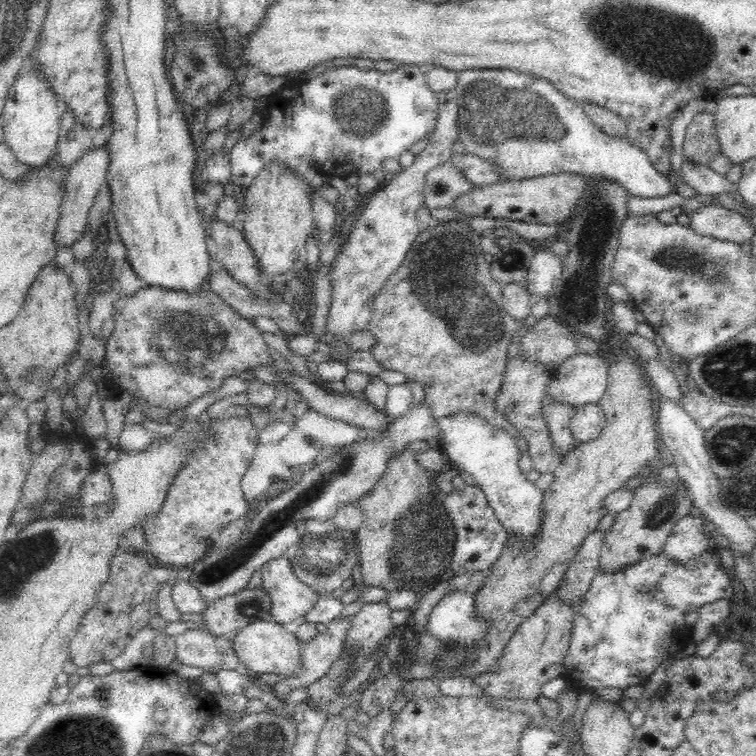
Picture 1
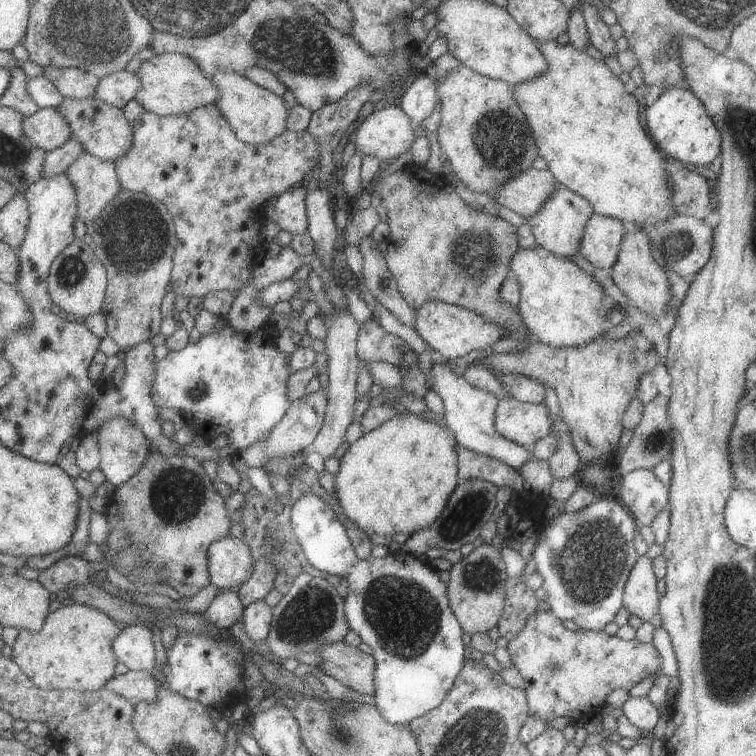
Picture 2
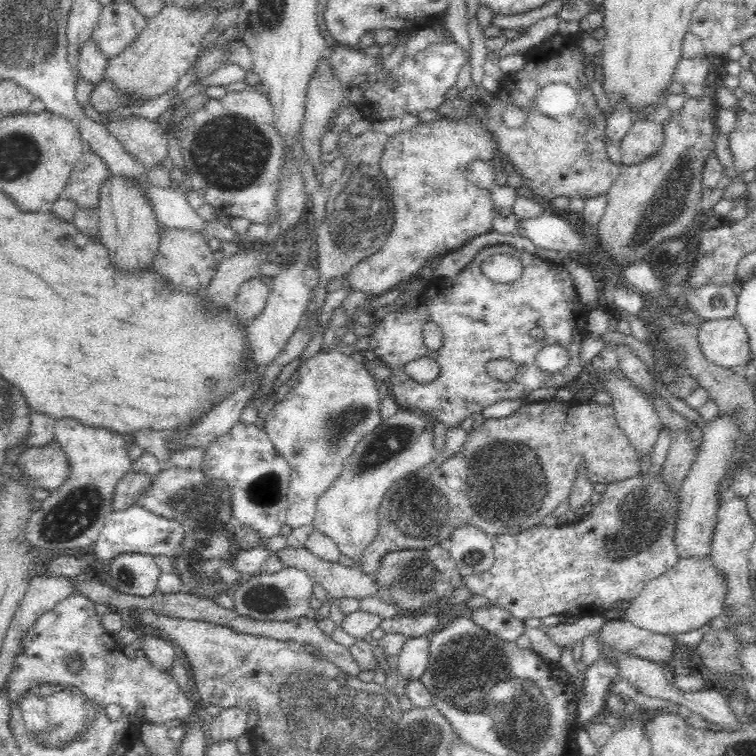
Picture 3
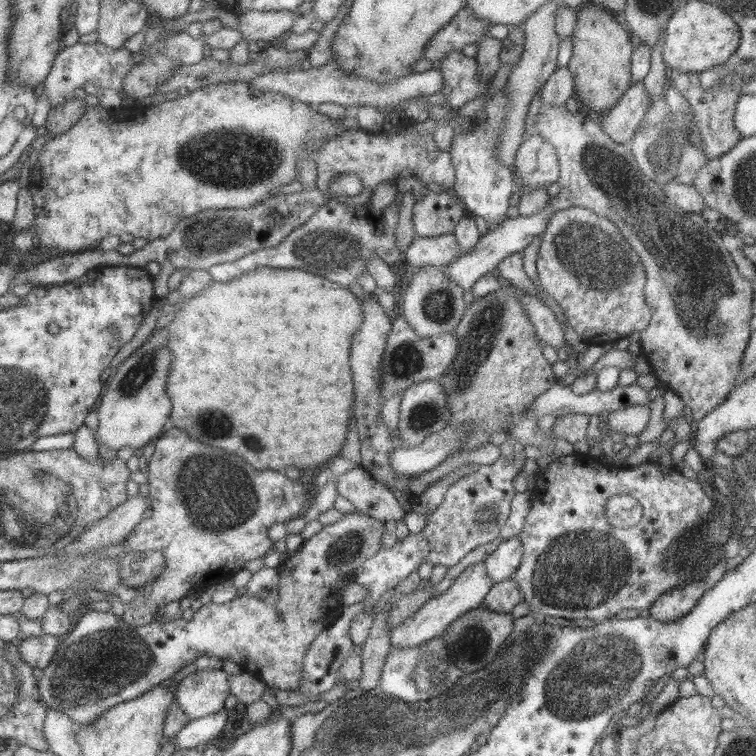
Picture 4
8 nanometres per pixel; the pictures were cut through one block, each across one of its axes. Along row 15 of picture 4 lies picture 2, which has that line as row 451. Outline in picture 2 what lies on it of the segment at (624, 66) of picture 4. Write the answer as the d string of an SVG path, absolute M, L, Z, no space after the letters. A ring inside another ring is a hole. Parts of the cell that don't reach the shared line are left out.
M633 331L632 334L619 340L609 340L605 335L596 336L585 346L556 349L547 346L539 340L533 339L529 346L525 346L521 352L511 351L508 353L491 353L486 358L478 360L492 372L511 372L521 374L527 378L535 379L546 383L555 390L558 398L561 416L571 434L573 448L577 451L582 465L595 461L613 461L618 441L623 432L621 419L631 399L636 396L636 388L641 376L651 372L653 368L661 363L659 356L655 353L651 343L640 331Z

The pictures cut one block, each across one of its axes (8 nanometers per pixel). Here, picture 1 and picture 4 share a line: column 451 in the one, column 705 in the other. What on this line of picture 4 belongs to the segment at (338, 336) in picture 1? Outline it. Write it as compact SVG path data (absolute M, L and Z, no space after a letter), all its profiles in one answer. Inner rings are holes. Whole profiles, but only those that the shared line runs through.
M688 73L671 77L670 81L673 82L674 88L687 100L690 104L693 114L693 124L695 124L696 132L701 138L701 144L703 149L701 152L705 154L705 158L711 160L711 158L720 158L722 154L725 154L728 150L731 150L732 146L735 146L736 142L739 142L741 134L735 130L733 126L733 113L736 109L736 102L738 101L738 95L733 90L724 90L724 86L713 85L706 91L699 92L697 85L697 74Z

